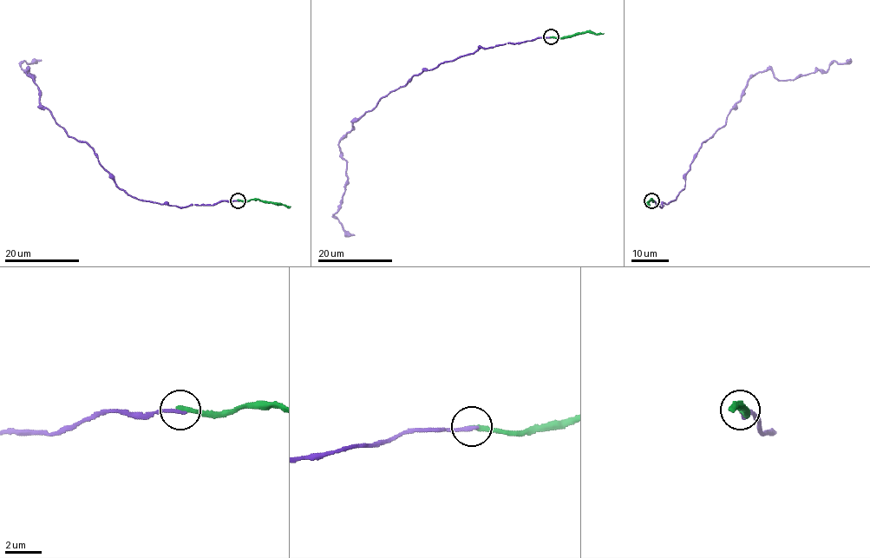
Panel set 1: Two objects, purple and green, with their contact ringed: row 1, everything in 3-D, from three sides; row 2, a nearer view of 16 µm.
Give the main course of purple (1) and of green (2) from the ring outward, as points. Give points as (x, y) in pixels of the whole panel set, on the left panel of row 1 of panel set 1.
1: (238, 200), (182, 206), (133, 198), (42, 106), (20, 67), (41, 59)
2: (238, 200), (258, 200), (281, 203), (290, 207)

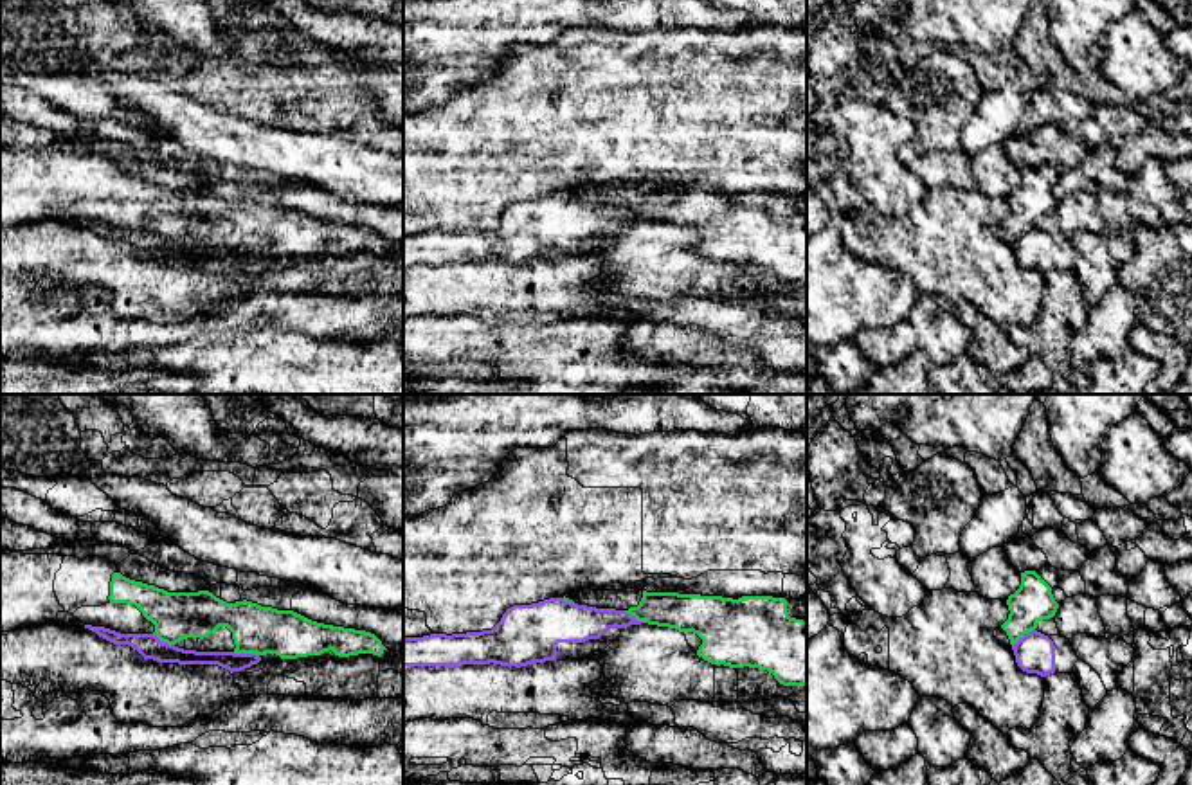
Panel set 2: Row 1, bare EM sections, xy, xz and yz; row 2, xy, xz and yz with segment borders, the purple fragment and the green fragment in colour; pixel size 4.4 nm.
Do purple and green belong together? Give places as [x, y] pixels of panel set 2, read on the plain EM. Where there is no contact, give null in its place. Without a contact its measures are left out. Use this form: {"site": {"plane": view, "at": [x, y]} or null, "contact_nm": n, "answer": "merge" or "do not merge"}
{"site": {"plane": "xy", "at": [245, 251]}, "contact_nm": 120, "answer": "do not merge"}

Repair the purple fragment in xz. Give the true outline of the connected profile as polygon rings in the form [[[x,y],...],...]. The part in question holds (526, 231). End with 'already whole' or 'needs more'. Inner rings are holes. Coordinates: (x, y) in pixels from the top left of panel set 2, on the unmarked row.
[[[549,194],[531,202],[506,205],[492,227],[466,230],[430,230],[403,234],[403,263],[459,263],[459,261],[501,261],[528,263],[546,257],[591,256],[614,239],[623,223],[641,221],[627,207],[596,205]]]; needs more

